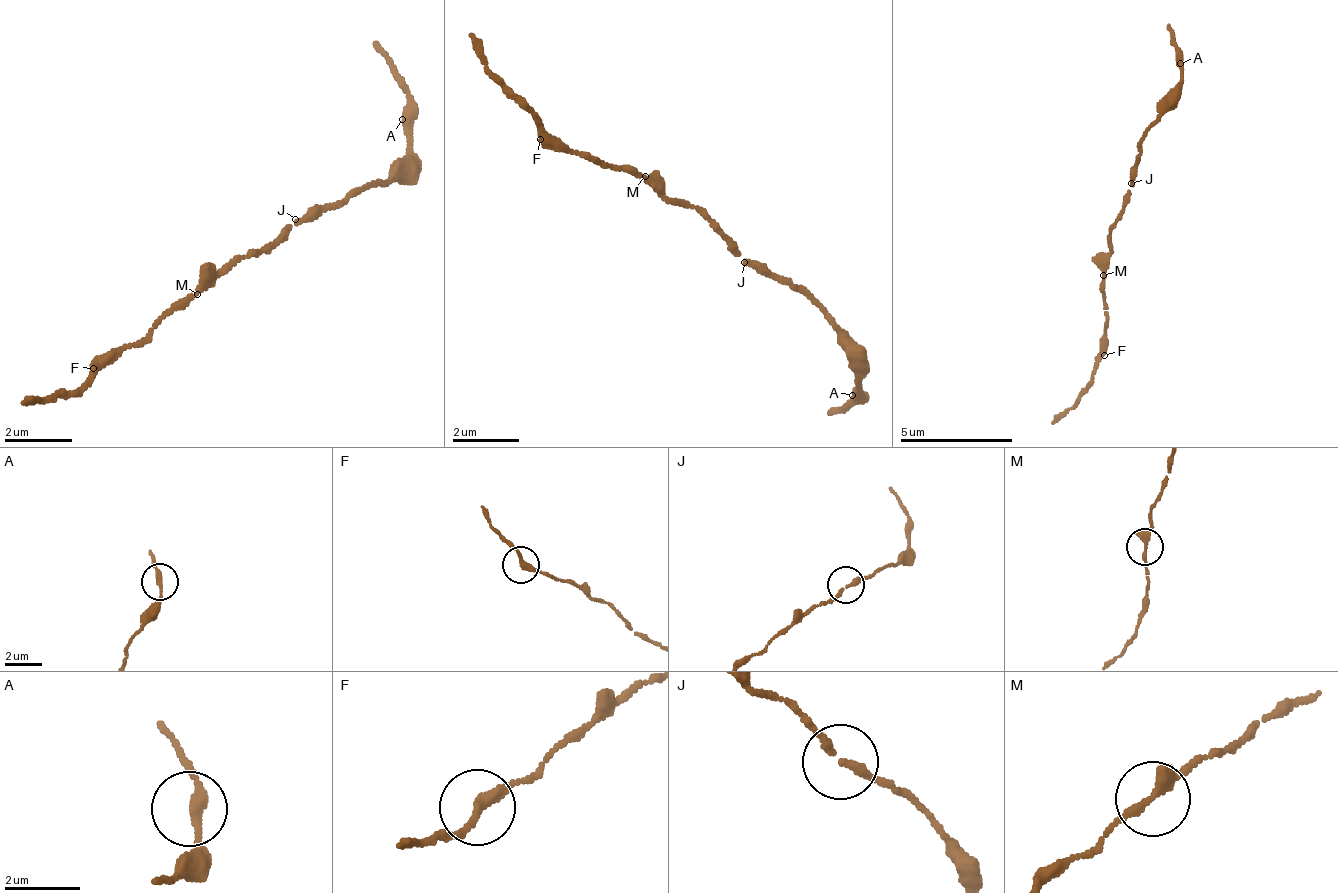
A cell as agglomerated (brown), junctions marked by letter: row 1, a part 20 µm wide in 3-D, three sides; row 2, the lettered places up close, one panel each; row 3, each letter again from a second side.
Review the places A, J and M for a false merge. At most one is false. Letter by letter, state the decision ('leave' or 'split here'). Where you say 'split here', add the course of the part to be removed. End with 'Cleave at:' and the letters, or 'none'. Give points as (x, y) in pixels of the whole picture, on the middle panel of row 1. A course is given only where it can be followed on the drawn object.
A: leave
J: leave
M: leave
Cleave at: none

